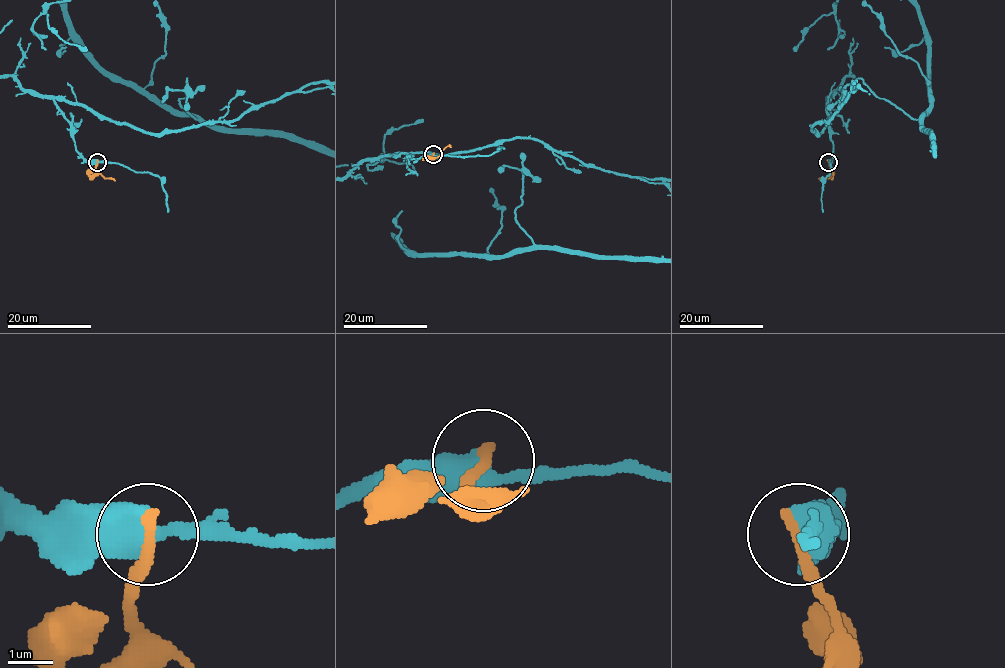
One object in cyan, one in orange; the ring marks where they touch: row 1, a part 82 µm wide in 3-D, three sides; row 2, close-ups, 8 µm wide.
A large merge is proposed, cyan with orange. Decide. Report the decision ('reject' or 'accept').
reject

